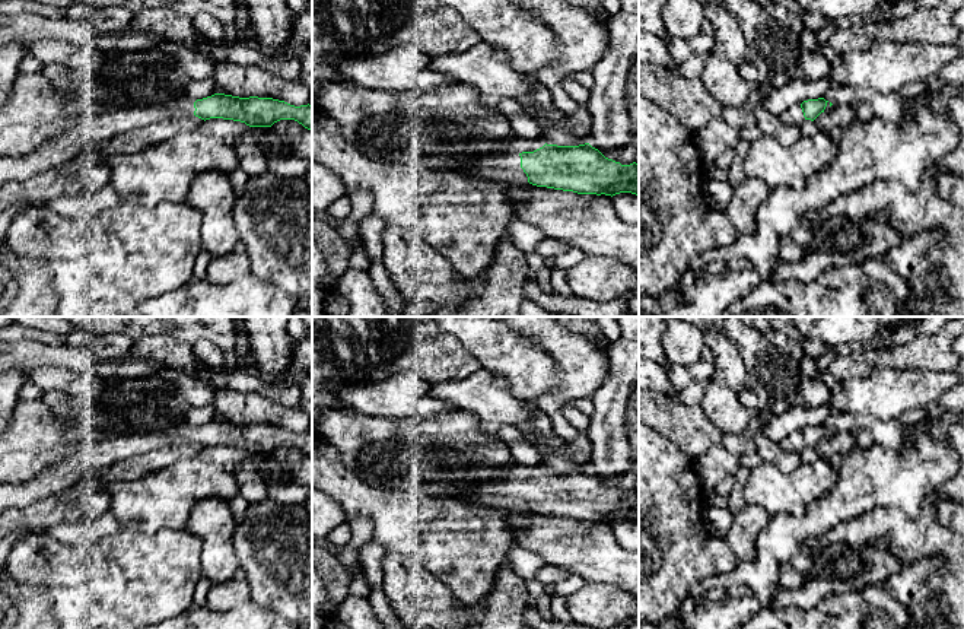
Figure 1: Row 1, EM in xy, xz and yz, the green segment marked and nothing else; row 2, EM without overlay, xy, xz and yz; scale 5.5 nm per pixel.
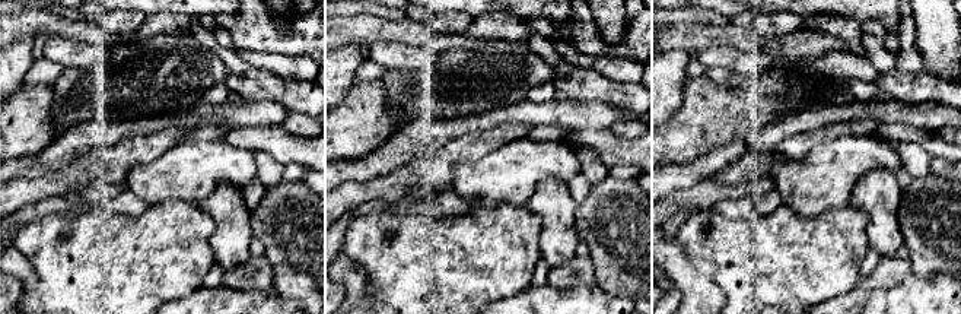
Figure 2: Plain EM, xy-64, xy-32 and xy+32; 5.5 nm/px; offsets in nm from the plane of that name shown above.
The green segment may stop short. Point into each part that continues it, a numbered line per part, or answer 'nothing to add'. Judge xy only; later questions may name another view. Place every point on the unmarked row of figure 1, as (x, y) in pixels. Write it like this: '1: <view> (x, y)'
1: xy (89, 458)

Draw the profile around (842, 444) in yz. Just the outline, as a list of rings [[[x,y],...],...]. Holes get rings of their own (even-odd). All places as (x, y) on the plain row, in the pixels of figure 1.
[[[853,429],[844,432],[831,432],[828,438],[821,439],[814,449],[828,460],[833,455],[846,457],[853,449],[866,449],[875,444],[874,435],[868,429]]]

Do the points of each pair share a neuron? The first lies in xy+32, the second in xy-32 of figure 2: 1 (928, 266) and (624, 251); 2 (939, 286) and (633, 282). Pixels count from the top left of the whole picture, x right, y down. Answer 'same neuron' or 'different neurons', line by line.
1: same neuron
2: different neurons

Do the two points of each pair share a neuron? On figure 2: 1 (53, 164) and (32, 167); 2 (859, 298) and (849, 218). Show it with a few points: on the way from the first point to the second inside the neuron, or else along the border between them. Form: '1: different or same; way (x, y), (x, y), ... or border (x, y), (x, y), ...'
1: same; way (48, 164), (37, 165)
2: different; border (858, 285), (830, 298)

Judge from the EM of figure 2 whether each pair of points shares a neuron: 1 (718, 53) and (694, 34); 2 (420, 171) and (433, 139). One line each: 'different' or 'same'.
1: different
2: different

